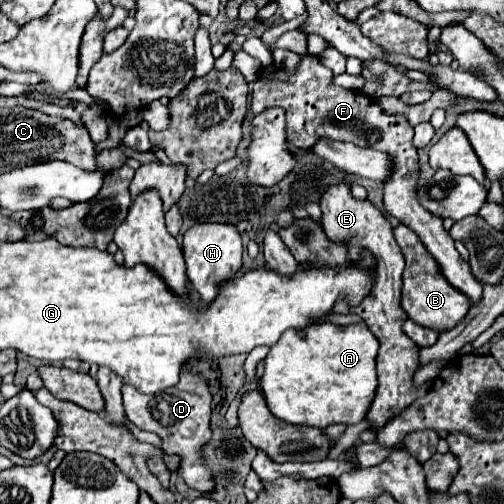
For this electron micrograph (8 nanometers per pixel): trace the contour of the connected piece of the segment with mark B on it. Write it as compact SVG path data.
M399 224L393 228L393 234L395 234L395 240L407 260L407 268L403 272L403 310L407 312L407 316L413 322L417 322L425 328L431 328L439 334L455 328L471 310L471 300L461 290L453 288L447 282L439 264L427 252L423 242L411 228L407 228L405 224Z

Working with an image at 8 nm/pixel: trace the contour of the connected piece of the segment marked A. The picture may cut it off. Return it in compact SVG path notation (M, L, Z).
M323 322L307 330L305 338L295 336L295 332L285 332L279 338L279 344L275 344L263 360L265 370L259 384L267 408L273 416L289 424L305 424L315 428L325 428L331 424L359 424L365 418L367 408L371 406L371 396L375 394L377 350L379 340L365 328L363 322L353 326L337 326Z

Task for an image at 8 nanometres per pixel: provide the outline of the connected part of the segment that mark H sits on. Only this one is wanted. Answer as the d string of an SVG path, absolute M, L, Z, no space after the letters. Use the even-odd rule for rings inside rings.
M203 222L203 224L193 224L183 234L183 256L187 264L187 276L203 302L211 302L217 294L217 286L223 280L233 278L241 270L241 254L243 254L243 244L237 226Z

